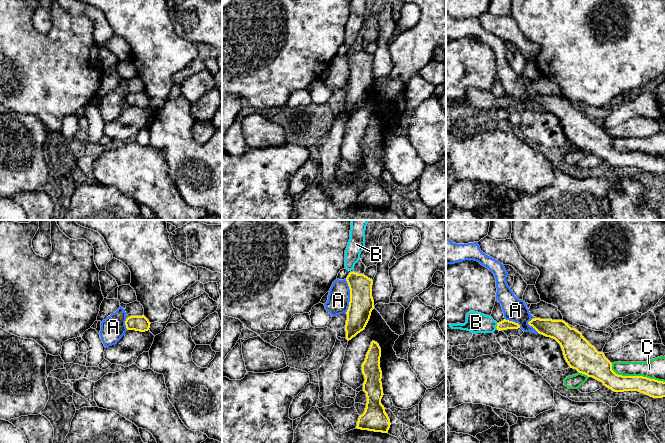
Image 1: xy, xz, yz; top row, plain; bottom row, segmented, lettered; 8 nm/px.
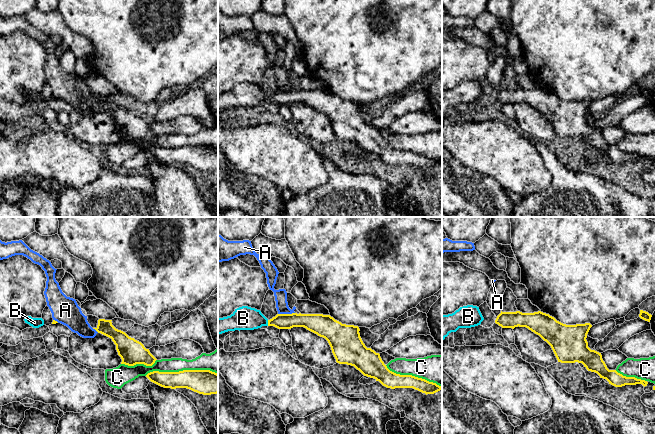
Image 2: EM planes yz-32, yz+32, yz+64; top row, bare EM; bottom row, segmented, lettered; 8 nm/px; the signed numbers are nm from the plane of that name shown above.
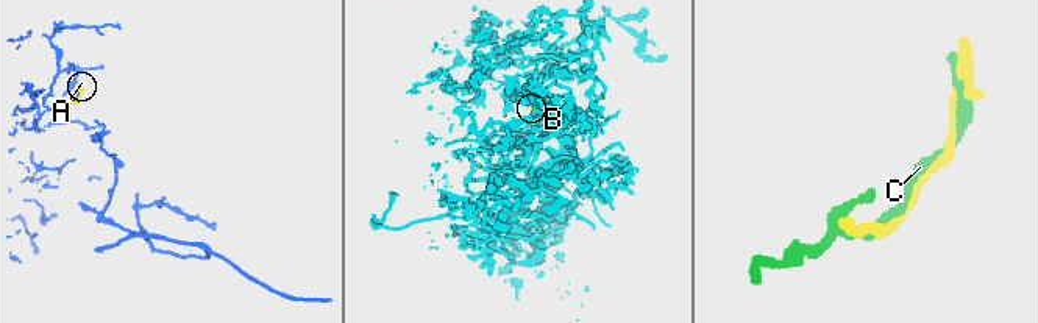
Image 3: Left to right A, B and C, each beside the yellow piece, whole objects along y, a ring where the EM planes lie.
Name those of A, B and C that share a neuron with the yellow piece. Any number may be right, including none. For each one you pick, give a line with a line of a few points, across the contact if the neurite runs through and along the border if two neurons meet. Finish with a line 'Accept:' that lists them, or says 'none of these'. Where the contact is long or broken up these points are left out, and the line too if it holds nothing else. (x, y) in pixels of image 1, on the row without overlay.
B: line yz (505, 100), (497, 102), (476, 98)
Accept: B

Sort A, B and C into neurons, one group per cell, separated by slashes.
A / B / C

